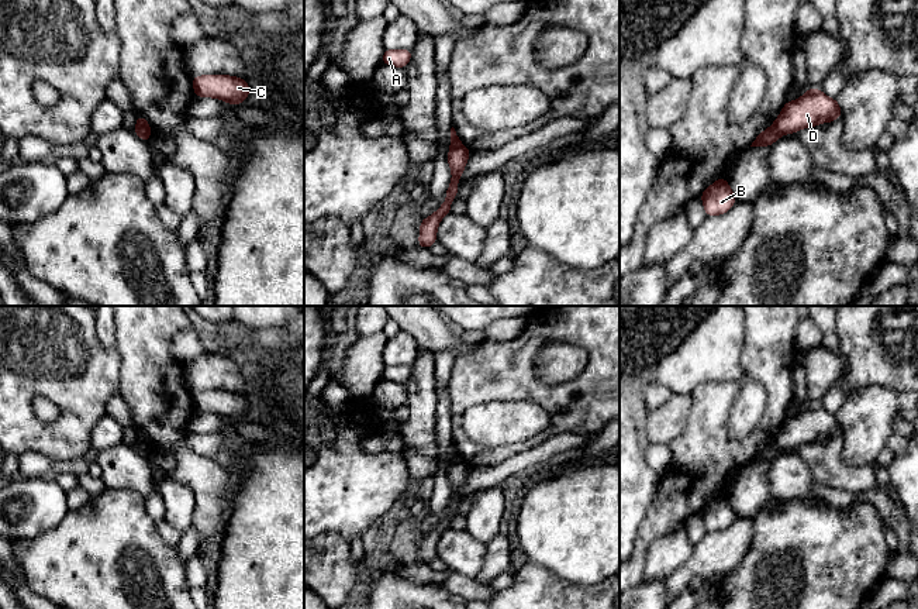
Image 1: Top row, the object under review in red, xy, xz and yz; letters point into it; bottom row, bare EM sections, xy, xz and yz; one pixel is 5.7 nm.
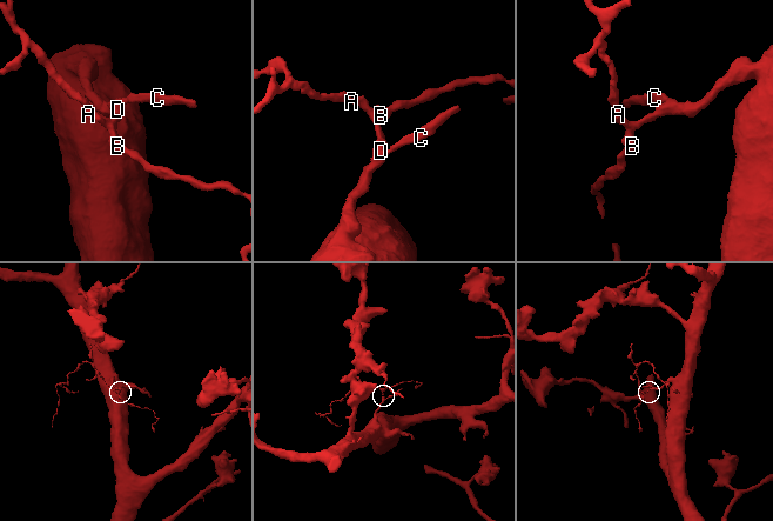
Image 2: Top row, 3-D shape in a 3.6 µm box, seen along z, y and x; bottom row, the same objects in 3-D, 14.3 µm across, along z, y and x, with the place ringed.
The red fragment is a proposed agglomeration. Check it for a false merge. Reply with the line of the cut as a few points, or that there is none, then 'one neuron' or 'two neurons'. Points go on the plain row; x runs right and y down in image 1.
cut in xy along (137, 441), (149, 446); two neurons

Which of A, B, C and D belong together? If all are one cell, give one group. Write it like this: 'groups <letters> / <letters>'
groups A B / C D

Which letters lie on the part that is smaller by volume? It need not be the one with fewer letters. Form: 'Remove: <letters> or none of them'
Remove: A, B

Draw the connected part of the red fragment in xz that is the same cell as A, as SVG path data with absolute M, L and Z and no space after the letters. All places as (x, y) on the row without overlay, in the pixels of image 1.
M386 365L382 374L382 379L387 379L396 383L405 383L411 375L411 365Z

